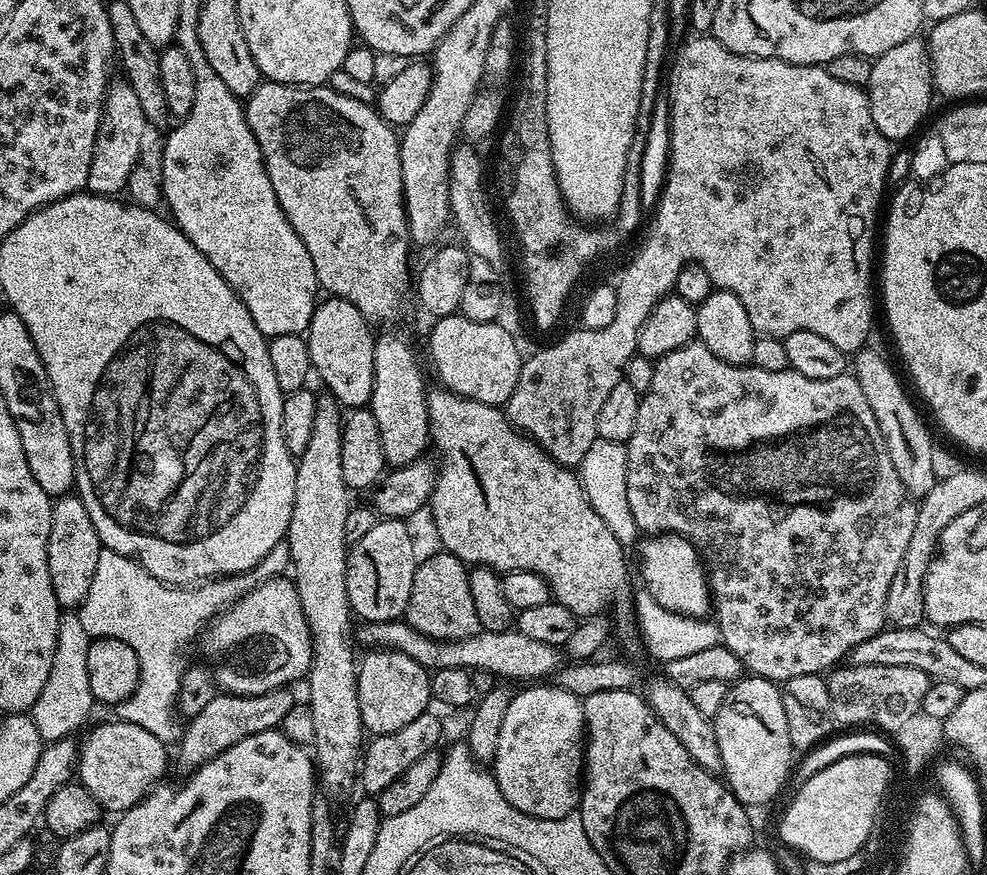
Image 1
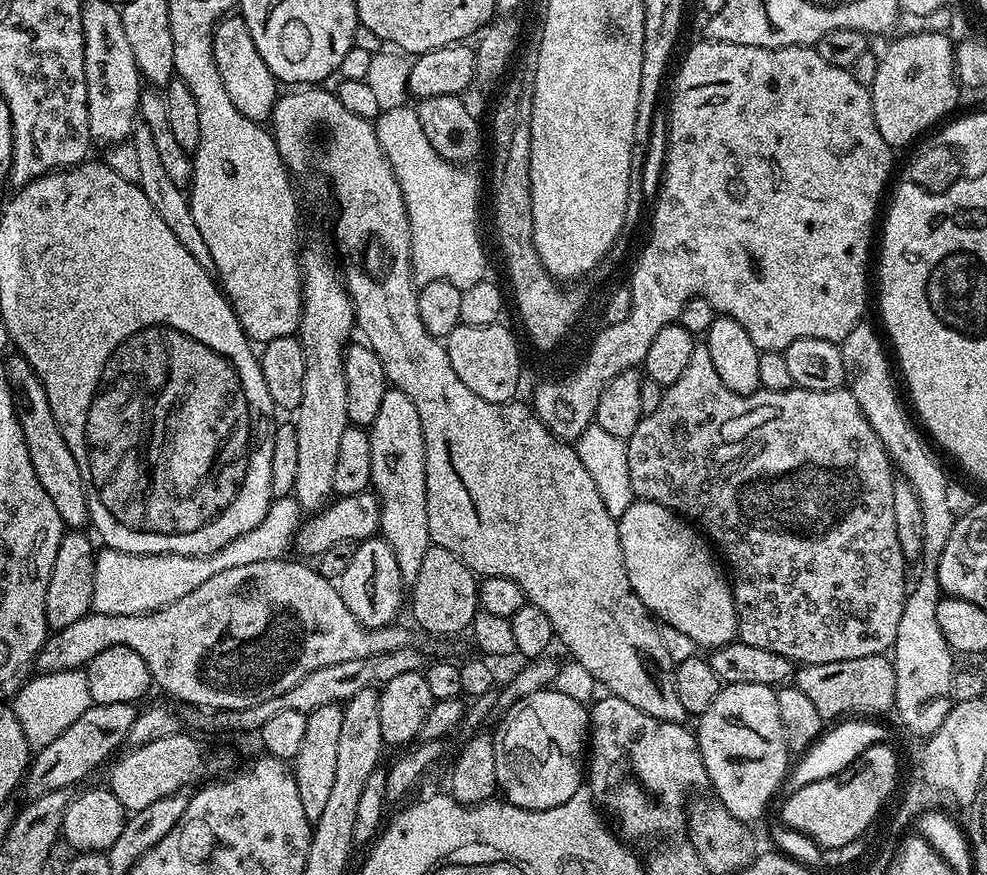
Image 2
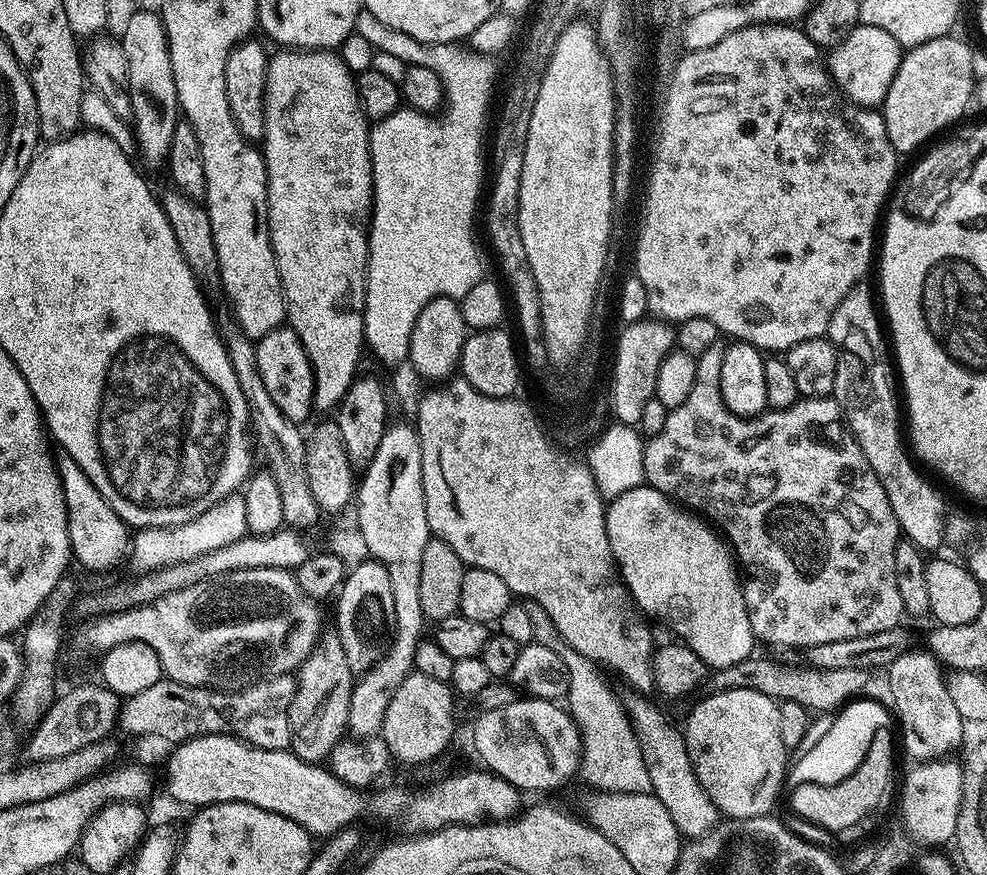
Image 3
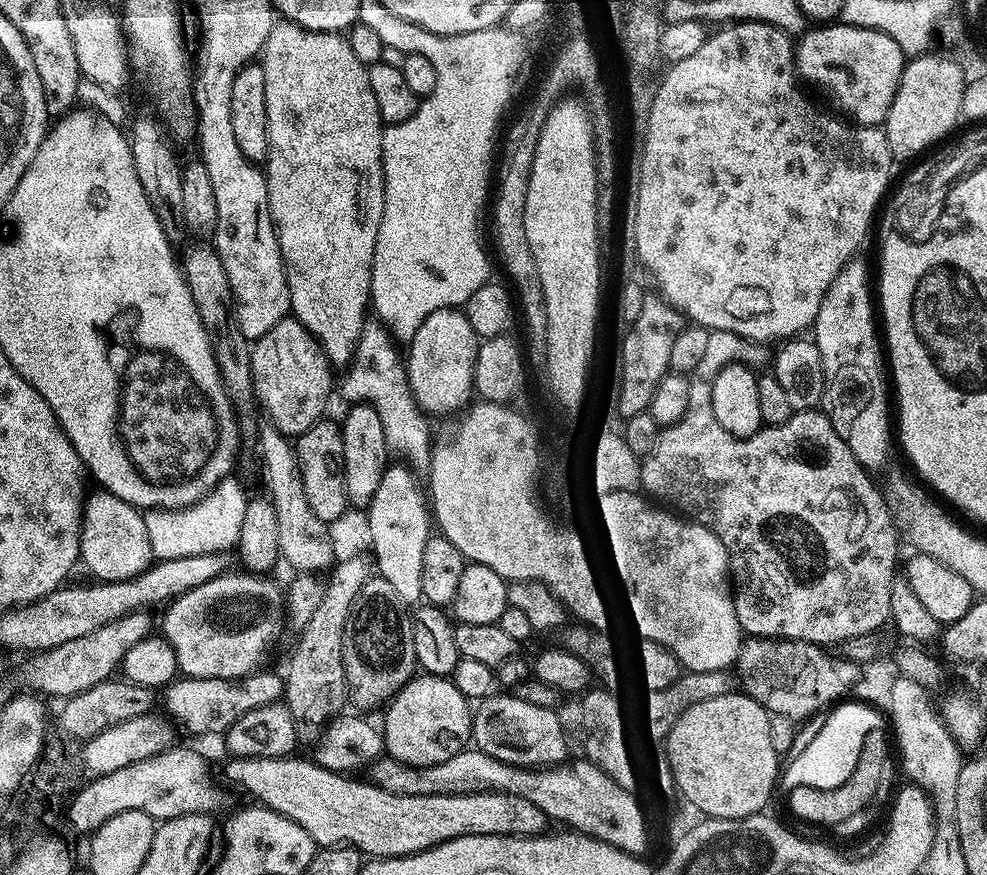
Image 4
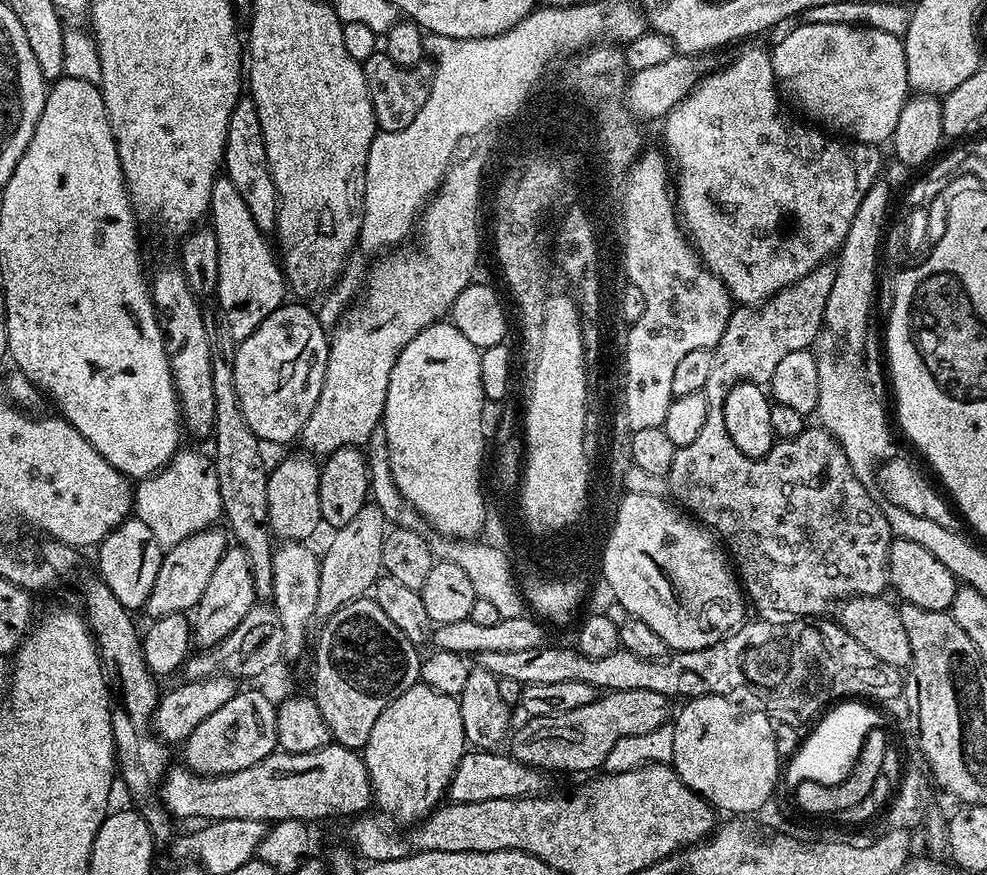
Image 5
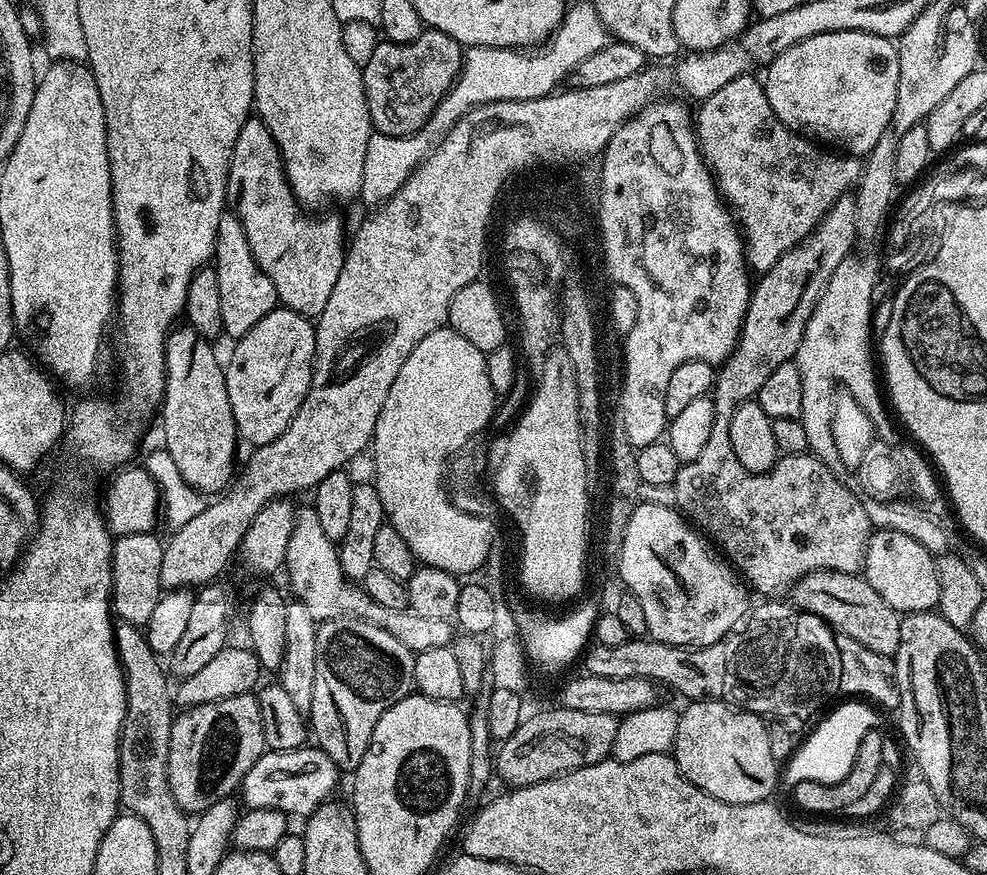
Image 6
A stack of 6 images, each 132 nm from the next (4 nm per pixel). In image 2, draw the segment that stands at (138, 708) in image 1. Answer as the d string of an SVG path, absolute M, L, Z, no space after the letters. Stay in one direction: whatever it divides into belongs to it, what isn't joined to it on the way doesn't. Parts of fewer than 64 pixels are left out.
M295 495L273 499L266 518L257 528L244 536L231 540L225 548L209 556L139 556L119 552L113 548L97 551L94 566L94 598L92 611L115 616L137 616L143 612L157 612L167 604L186 598L190 590L198 590L202 582L222 574L222 570L234 570L234 566L246 566L250 562L279 560L293 543L296 529L302 523L302 509Z

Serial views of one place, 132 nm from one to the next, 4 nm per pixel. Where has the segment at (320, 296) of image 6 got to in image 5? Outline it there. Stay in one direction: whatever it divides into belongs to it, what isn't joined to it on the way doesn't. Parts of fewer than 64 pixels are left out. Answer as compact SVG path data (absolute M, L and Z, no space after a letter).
M251 98L240 99L230 114L230 126L226 130L222 168L226 173L226 178L230 182L234 182L238 194L242 194L242 202L246 202L246 207L254 216L256 225L265 234L271 233L276 226L276 206L278 203L276 187L266 158L266 146L262 138L260 119Z

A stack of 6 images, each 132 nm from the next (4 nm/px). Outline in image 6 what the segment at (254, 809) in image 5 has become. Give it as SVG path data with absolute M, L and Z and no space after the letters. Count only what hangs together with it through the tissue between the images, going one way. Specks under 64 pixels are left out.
M305 746L285 752L268 750L244 775L238 796L242 804L244 799L245 809L278 810L289 818L307 818L311 812L318 810L318 806L333 799L332 791L336 788L339 776L342 776L341 769L318 746Z

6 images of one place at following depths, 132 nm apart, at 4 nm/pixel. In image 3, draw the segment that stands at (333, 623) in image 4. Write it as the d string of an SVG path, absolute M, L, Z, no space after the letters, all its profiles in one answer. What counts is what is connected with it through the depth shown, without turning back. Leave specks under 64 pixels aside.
M335 634L329 636L329 640L327 637L308 657L308 661L300 665L300 689L286 709L292 731L290 751L302 758L302 762L315 766L323 765L331 757L334 746L345 737L354 683L354 673L350 662L346 662L346 650L342 650L340 637Z

